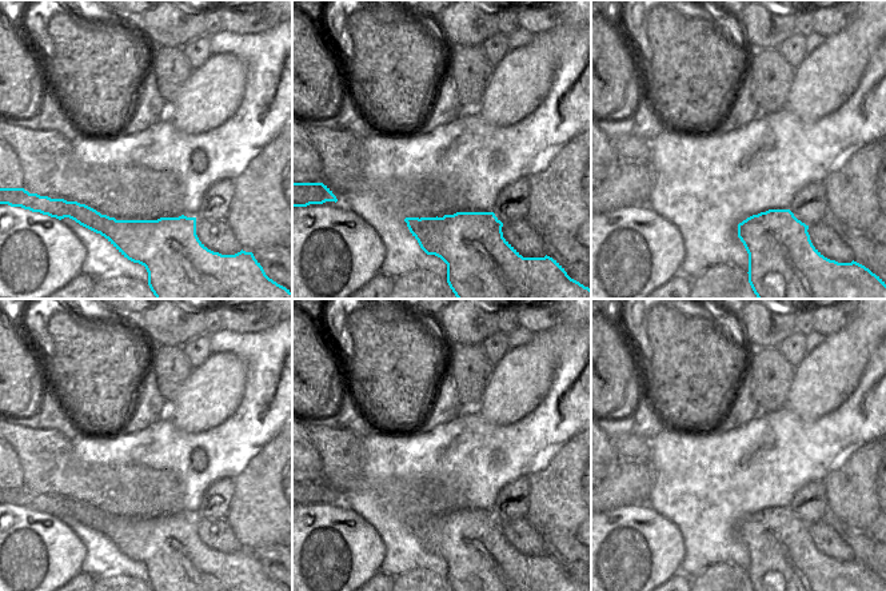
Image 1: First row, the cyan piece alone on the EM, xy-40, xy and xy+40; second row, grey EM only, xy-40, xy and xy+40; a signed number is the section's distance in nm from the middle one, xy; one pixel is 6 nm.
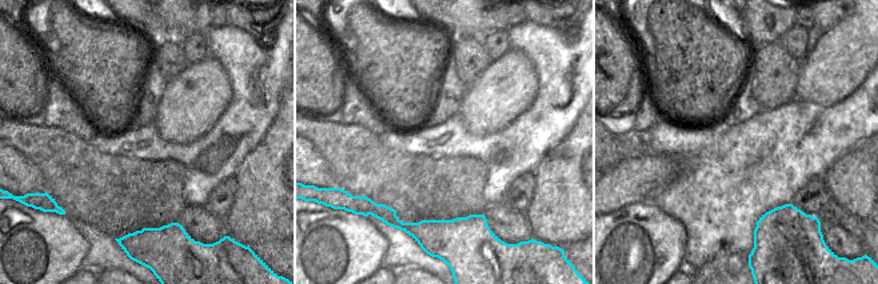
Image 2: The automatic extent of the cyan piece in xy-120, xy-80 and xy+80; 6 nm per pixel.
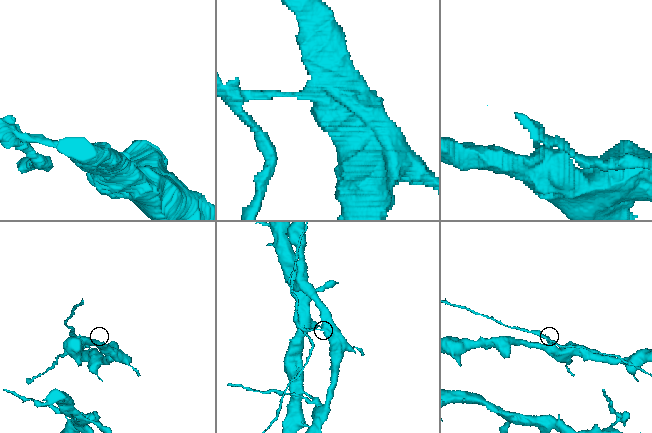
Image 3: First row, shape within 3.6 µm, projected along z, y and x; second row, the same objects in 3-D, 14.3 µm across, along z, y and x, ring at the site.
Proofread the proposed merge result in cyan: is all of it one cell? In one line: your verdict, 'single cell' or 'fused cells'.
fused cells

